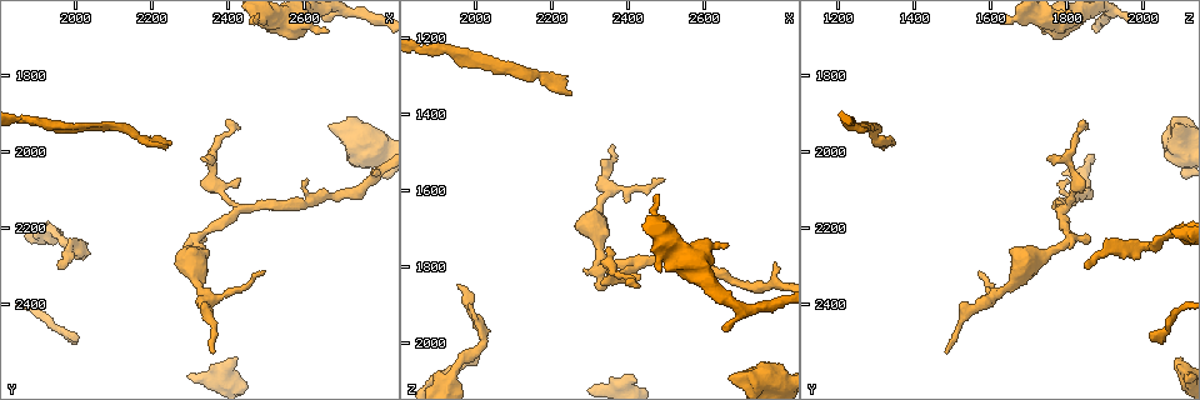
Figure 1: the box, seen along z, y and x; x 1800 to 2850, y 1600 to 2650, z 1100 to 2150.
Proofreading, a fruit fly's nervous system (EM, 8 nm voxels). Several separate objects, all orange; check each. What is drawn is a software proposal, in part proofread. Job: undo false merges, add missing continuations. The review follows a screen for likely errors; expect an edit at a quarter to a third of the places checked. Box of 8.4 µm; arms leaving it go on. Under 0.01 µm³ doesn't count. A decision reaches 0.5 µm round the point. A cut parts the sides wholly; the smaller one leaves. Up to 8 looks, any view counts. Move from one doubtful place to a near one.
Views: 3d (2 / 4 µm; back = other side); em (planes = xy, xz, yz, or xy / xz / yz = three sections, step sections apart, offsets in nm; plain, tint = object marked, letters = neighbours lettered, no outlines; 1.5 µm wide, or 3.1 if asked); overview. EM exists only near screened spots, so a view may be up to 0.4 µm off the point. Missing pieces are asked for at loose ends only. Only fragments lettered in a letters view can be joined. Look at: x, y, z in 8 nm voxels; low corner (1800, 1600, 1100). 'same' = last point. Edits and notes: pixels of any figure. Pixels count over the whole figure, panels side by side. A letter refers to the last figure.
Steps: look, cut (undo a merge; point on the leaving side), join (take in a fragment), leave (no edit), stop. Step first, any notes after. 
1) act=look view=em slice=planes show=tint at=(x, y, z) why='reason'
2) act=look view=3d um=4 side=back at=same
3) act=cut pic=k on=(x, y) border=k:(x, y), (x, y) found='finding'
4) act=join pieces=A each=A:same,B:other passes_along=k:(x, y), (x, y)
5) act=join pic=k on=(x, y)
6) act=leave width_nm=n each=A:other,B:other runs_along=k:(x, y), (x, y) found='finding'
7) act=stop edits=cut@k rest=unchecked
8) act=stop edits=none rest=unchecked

act=look view=3d um=4 side=back at=(2490, 2305, 1575) why='branch stops here'

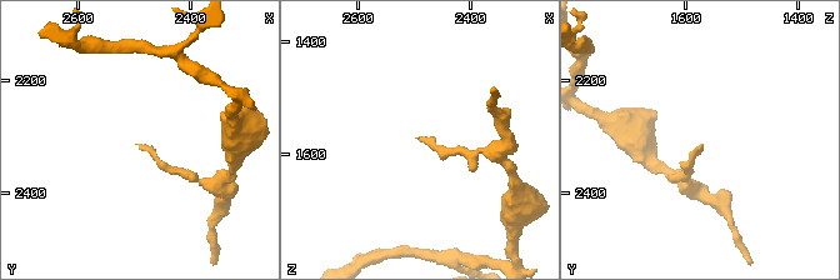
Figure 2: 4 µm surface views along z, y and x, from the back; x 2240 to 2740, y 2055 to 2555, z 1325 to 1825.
act=look view=em slice=planes show=letters at=(2490, 2310, 1575)

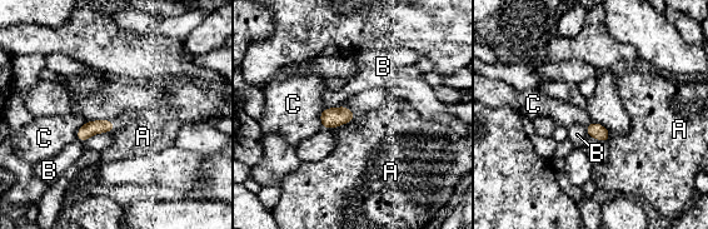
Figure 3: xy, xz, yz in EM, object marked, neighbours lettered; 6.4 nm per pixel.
act=leave each=A:other,B:other,C:other border=3:(327, 106), (319, 114), (320, 127) found='no lettered fragment goes on from it'

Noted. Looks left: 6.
act=look view=em slice=planes show=tint at=(2255, 1980, 1345) why='branch stops here'

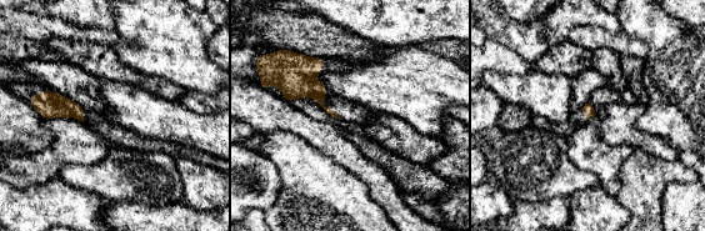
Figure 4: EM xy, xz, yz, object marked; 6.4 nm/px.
act=look view=em slice=planes show=letters at=same why='what lies round it'

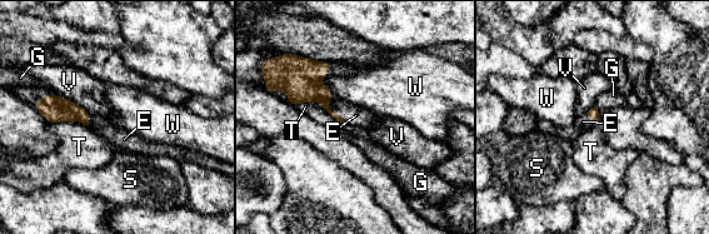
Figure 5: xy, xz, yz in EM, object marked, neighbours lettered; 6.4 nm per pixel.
act=join pieces=E longest_contact=T:340nm each=E:same,G:other,S:other,T:other,V:other,W:other found='it goes on there'

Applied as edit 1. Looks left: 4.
act=stop edits=join@5 rest=unchecked

